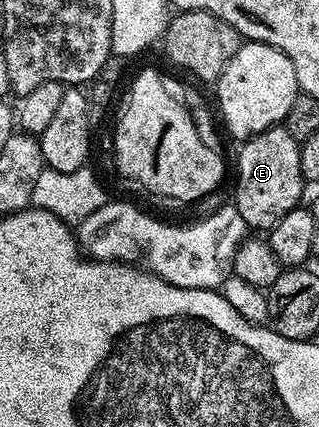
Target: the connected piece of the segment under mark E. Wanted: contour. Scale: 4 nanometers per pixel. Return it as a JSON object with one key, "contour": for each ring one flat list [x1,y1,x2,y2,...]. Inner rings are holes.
{"contour":[[284,126,270,127,267,131,260,131,251,139,246,139,240,144,241,152,237,155,237,192,231,197,236,204,239,217,243,217,246,228,258,227,258,232,268,232,269,228,275,226,279,217,291,213,302,202,301,186,303,180,299,169,299,143,293,139,291,133]]}

